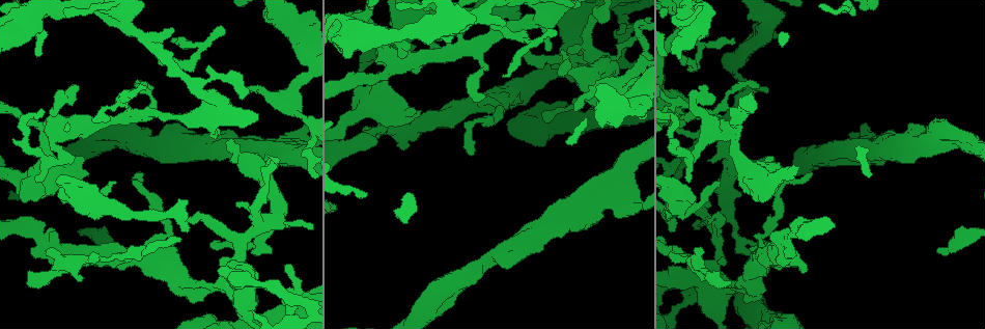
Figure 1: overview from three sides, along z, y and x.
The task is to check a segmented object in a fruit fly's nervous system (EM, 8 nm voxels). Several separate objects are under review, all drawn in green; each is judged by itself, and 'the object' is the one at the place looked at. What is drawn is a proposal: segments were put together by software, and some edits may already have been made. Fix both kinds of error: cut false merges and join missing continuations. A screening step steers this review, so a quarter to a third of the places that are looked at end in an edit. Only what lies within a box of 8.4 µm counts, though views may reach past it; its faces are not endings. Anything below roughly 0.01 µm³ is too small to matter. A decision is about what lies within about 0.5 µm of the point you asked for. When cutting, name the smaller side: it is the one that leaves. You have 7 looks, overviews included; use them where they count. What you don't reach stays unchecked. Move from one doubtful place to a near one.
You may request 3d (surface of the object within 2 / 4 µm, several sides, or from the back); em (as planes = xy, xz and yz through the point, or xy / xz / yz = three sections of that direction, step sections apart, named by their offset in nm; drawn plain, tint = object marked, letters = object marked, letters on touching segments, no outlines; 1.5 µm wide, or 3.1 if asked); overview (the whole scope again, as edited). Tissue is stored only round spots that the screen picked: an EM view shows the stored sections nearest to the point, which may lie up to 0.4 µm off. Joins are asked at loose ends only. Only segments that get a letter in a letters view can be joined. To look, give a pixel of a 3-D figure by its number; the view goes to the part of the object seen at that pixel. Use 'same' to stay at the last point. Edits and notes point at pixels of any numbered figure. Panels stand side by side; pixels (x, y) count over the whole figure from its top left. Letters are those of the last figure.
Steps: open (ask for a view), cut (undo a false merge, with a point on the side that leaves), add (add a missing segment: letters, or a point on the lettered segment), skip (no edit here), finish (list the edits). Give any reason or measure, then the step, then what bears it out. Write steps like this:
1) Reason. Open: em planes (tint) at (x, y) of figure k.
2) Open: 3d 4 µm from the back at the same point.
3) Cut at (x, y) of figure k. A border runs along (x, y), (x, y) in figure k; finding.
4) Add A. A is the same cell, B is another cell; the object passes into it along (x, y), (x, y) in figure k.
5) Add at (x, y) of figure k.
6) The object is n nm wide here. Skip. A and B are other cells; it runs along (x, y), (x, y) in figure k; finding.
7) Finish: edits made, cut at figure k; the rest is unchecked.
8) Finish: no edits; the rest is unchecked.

Thin end. Open: em planes (letters) at (811, 171) of figure 1.

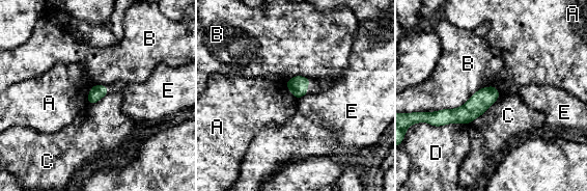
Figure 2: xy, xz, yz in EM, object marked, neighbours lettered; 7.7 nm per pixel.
The longest contact is with B, 550 nm. Skip. A, B, C, D and E are other cells; it runs along (496, 93), (465, 114), (442, 115) in figure 2; no lettered segment goes on from it.

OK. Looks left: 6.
Stops while still wide. Open: em xy step 8 (plain) at (445, 307) of figure 1.

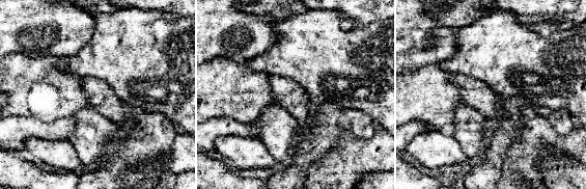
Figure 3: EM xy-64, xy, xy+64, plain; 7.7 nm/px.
Open: em xy step 8 (letters) at the same point.

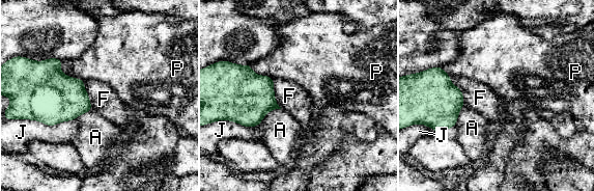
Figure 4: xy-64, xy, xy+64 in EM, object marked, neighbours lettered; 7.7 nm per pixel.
Skip. A, F, J and P are other cells; a border runs along (273, 79), (274, 99), (281, 108) in figure 4; none of them fits.

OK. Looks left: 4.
Branch stops here. Open: 3d 2 µm from the back at (939, 250) of figure 1.

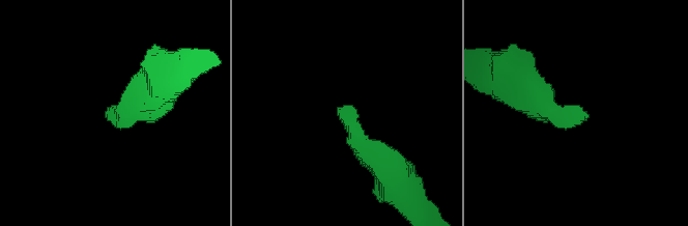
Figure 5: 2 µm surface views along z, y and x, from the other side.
Open: em planes (letters) at (337, 109) of figure 5.

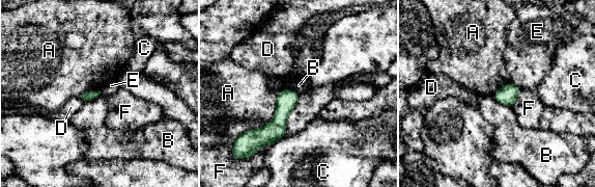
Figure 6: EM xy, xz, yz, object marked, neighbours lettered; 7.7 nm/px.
Skip. A, B, C, D, E and F are other cells; a border runs along (492, 95), (499, 102), (510, 107) in figure 6; none of them fits.

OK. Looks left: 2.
Finish: no edits; the rest is unchecked.

